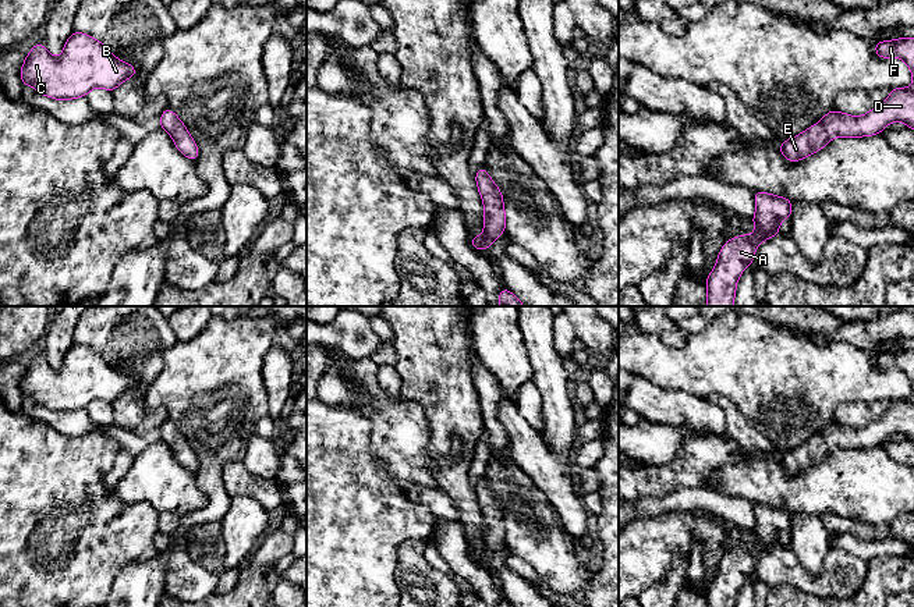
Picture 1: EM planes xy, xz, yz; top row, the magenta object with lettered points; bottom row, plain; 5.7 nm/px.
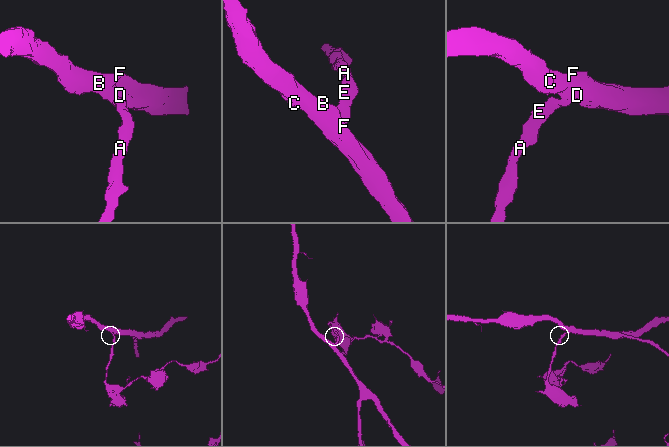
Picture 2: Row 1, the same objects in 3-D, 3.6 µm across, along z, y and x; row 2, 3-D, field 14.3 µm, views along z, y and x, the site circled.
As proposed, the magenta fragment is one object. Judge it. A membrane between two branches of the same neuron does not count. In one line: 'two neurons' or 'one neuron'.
one neuron

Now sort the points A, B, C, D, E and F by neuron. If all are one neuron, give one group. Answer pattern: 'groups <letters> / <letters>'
groups A B C D E F

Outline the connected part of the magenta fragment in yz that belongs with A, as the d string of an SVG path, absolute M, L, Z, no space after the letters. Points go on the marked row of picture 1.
M755 191L754 198L757 212L751 220L755 232L737 235L720 248L718 262L705 281L706 306L733 306L738 277L754 263L755 249L772 235L780 235L779 223L791 217L793 203L787 198L762 191Z

